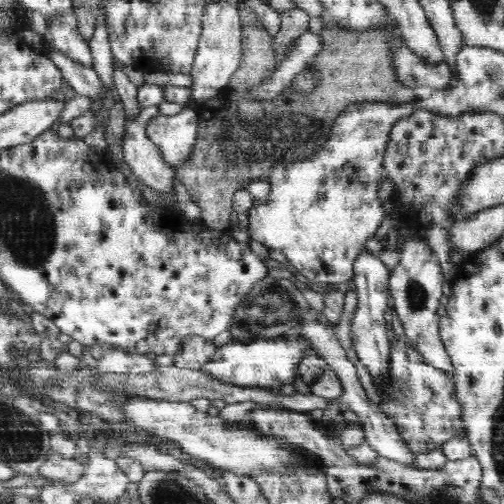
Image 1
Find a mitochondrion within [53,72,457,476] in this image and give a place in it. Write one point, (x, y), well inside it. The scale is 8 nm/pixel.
(235, 144)

